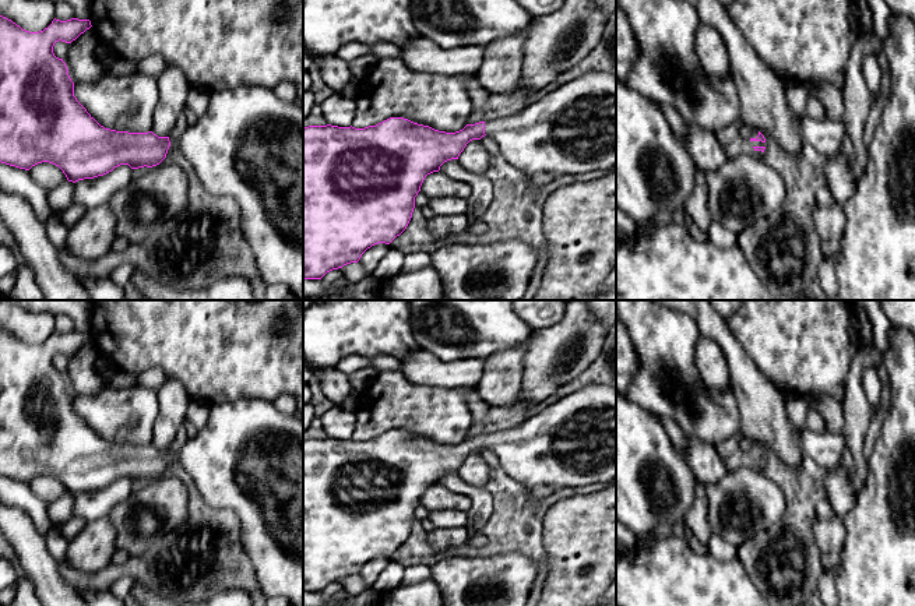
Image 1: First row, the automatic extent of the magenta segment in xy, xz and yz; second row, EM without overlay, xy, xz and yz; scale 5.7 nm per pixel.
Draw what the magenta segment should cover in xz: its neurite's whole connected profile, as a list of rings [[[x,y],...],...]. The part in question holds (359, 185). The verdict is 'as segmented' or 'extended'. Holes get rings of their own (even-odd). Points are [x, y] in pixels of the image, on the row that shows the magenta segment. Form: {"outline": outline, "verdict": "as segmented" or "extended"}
{"outline": [[[608,73],[587,74],[581,78],[562,84],[559,88],[549,92],[538,102],[525,106],[514,116],[467,124],[462,130],[455,133],[439,131],[404,117],[390,117],[376,126],[365,128],[355,128],[352,126],[338,127],[331,124],[303,127],[303,279],[321,279],[332,269],[342,268],[351,263],[358,263],[362,254],[372,246],[379,243],[390,244],[407,229],[415,208],[415,197],[420,191],[425,177],[433,172],[439,172],[444,162],[458,159],[469,141],[481,140],[485,135],[490,135],[499,145],[499,149],[507,163],[524,173],[527,177],[532,177],[536,173],[553,173],[556,176],[563,176],[588,173],[592,170],[610,172],[612,169],[616,169],[616,75]]], "verdict": "extended"}

